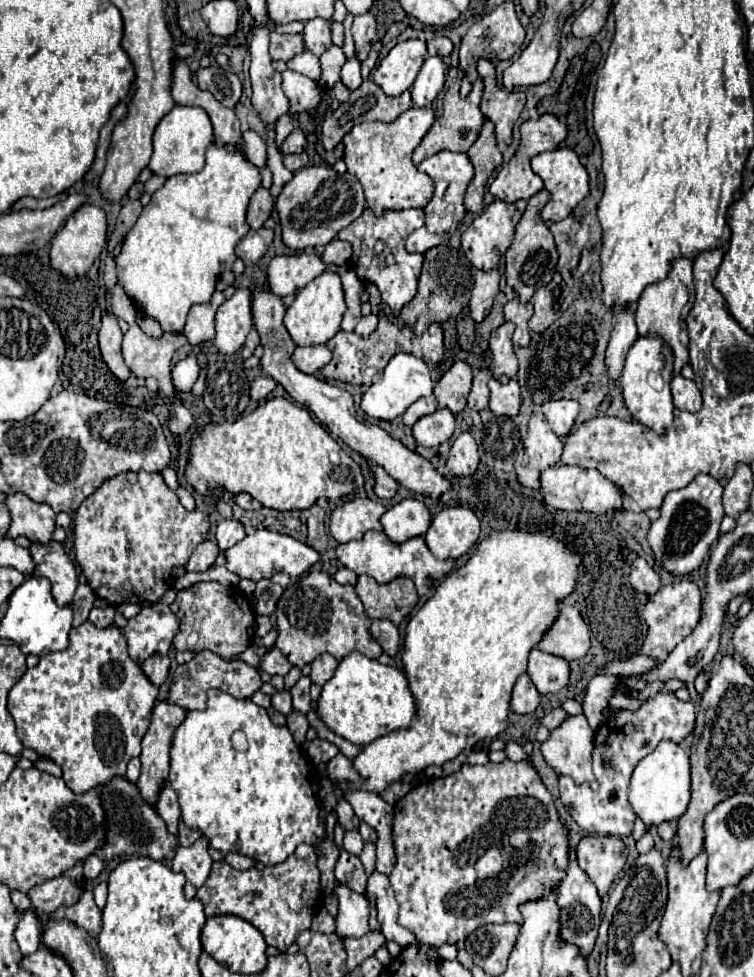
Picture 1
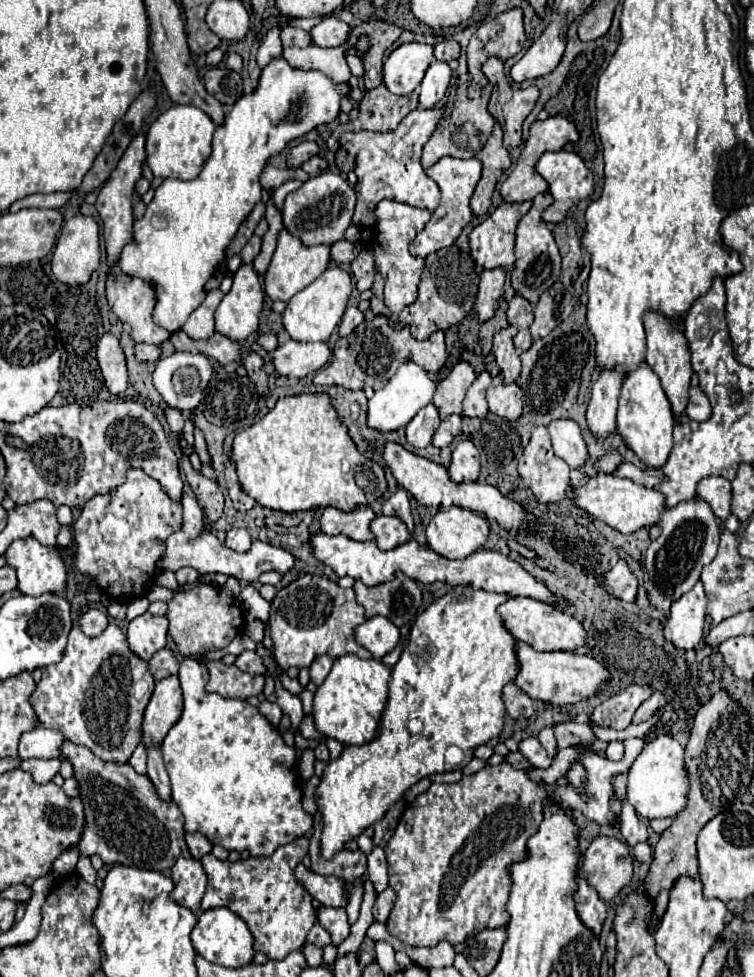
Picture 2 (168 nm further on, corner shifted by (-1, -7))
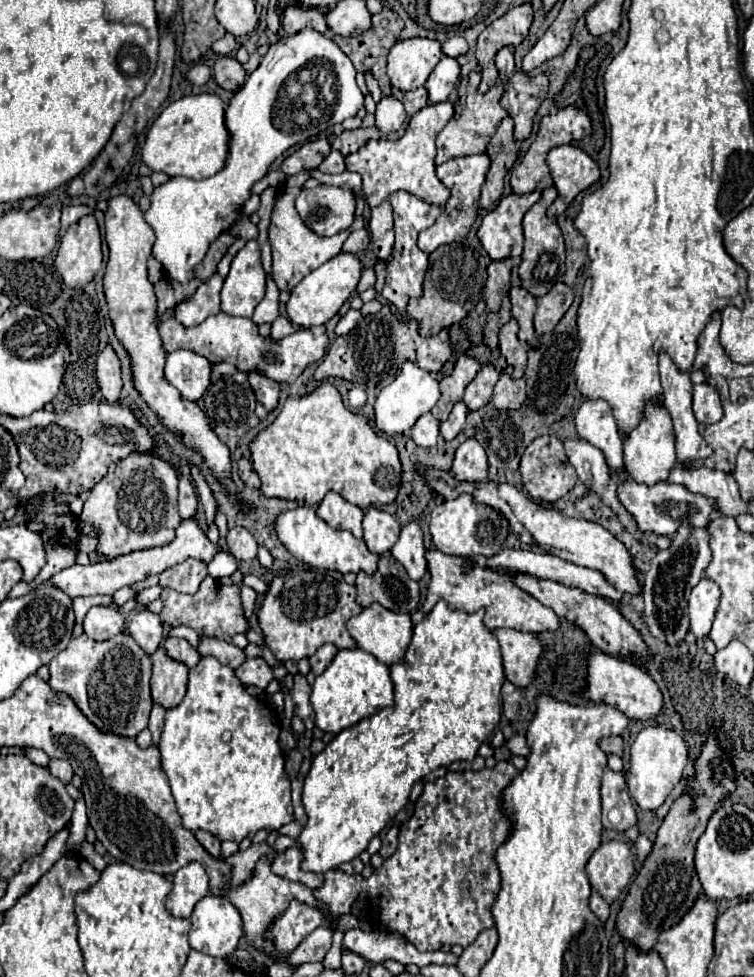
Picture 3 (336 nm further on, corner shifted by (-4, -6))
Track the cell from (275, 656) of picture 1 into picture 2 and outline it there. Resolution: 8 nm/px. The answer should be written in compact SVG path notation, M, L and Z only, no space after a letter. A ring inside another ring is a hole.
M243 651L241 655L237 655L235 665L239 669L243 669L245 673L251 673L251 675L255 675L255 673L263 673L265 675L267 673L267 667L263 665L263 659L255 651Z

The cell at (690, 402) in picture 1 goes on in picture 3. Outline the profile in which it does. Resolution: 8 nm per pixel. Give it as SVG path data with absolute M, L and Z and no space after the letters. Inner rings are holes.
M710 384L694 386L694 414L696 414L696 420L704 424L714 424L722 418L718 392Z

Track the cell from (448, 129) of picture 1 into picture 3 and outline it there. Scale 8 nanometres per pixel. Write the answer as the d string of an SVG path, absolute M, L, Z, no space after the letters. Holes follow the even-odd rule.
M498 79L486 94L478 94L478 92L468 94L462 114L458 118L452 118L436 138L436 150L438 150L436 164L444 164L446 160L452 160L452 158L458 158L458 156L482 154L486 150L486 144L494 136L502 118L506 116L506 110L500 106L502 92L504 92L504 88L502 88L502 82Z

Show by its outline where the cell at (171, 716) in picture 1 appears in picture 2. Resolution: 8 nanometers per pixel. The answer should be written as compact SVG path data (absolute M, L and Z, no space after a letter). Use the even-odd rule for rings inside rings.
M169 675L161 681L155 681L155 689L143 719L143 745L147 747L151 745L151 741L155 741L155 745L161 745L163 737L167 735L167 729L175 725L181 711L183 695L179 689L177 675Z

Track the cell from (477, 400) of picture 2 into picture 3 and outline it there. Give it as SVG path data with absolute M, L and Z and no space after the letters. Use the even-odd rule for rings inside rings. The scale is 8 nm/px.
M486 364L478 376L466 386L466 394L464 394L464 404L470 410L480 410L490 402L494 384L498 382L498 372L494 370L492 364Z

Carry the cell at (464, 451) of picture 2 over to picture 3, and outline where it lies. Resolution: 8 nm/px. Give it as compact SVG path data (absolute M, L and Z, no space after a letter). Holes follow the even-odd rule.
M468 438L458 446L452 474L460 482L484 482L488 478L486 452L474 438Z

